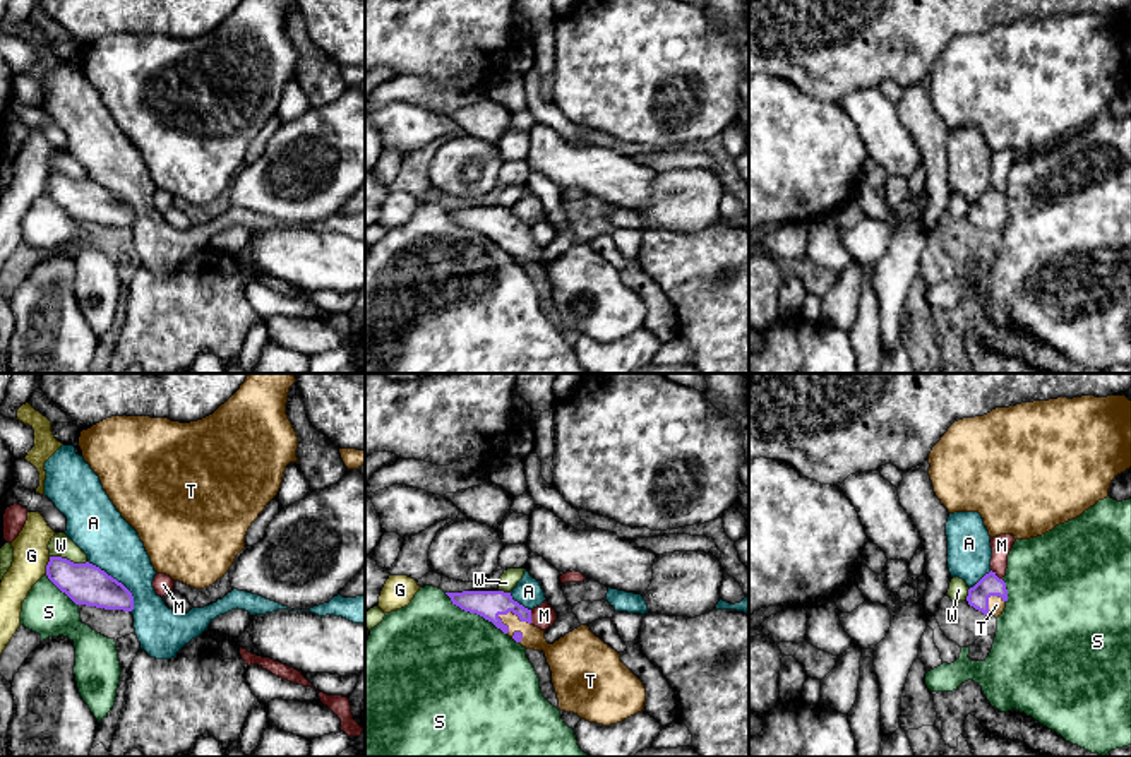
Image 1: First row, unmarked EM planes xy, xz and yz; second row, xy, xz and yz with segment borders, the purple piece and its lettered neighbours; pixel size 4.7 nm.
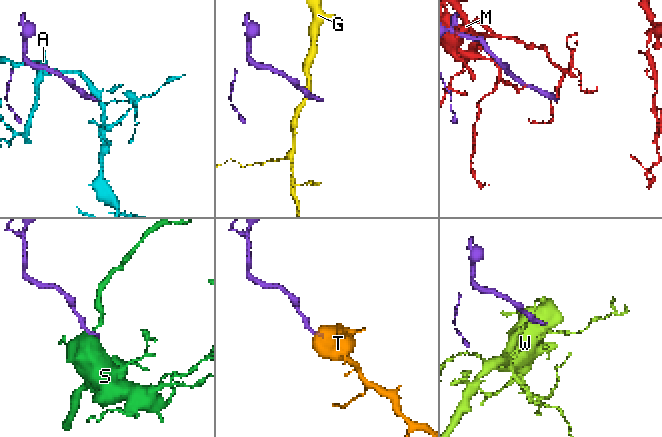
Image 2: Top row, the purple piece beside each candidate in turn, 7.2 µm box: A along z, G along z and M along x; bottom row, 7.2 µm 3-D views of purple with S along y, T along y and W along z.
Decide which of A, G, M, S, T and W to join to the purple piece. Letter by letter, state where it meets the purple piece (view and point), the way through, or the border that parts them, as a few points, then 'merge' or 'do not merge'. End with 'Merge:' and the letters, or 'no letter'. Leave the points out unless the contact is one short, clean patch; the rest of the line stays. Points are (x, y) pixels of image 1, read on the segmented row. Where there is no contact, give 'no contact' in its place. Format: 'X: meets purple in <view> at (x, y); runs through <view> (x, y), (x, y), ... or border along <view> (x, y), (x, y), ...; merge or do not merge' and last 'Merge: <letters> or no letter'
A: meets purple in xy at (117, 581); border along xy (88, 562), (115, 578), (131, 593), (132, 610); do not merge
G: meets purple in xy at (47, 566); border along xy (50, 557), (45, 572); do not merge
M: meets purple in xz at (530, 617); do not merge
S: meets purple in xz at (475, 612); do not merge
T: meets purple in xz at (514, 613); runs through xz (489, 605), (514, 613), (533, 637); merge
W: meets purple in xy at (69, 560); border along xy (50, 555), (88, 562); do not merge
Merge: T

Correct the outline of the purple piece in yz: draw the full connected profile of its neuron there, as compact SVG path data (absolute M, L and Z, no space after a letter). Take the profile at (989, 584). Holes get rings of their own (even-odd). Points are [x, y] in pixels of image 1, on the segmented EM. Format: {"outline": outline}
{"outline": "M990 570L968 589L966 601L984 615L992 615L997 618L1002 615L1008 601L1006 582Z"}

